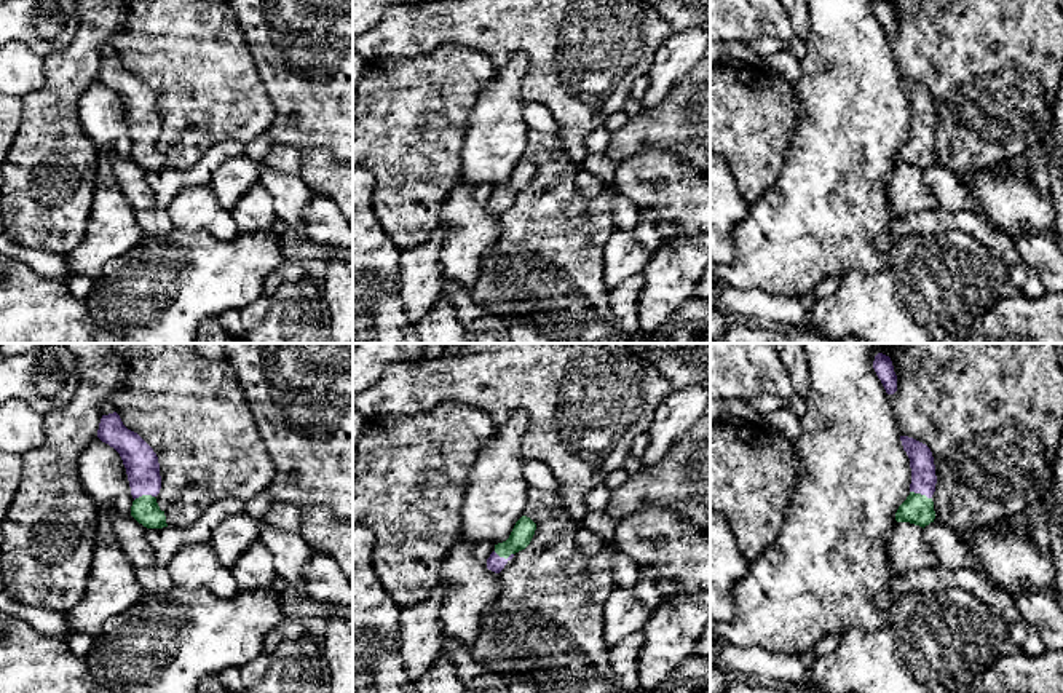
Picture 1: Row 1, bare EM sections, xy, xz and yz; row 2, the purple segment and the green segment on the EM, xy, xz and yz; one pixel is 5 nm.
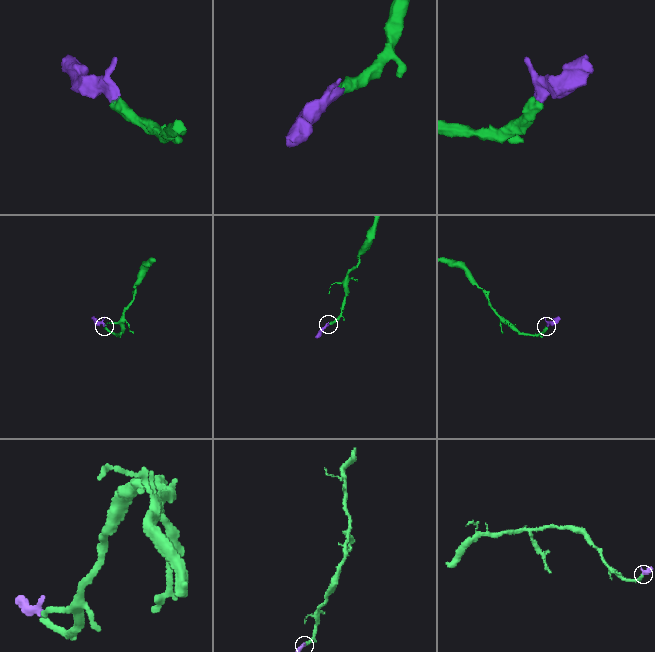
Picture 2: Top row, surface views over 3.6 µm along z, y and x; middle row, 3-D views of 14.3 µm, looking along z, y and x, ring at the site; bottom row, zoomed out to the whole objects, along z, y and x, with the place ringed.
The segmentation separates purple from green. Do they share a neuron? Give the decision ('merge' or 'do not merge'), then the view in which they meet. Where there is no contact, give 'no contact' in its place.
merge; meets purple in yz

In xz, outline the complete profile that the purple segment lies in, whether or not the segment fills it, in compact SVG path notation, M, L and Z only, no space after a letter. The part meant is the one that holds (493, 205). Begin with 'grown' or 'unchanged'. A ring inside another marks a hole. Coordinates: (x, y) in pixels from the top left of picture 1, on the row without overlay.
grown | M522 158L516 164L509 180L495 187L495 193L487 201L487 211L500 216L516 195L525 192L530 187L535 172L536 166L530 160Z

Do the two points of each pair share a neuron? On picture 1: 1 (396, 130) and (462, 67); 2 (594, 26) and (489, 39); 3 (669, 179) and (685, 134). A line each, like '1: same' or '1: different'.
1: same
2: same
3: different

